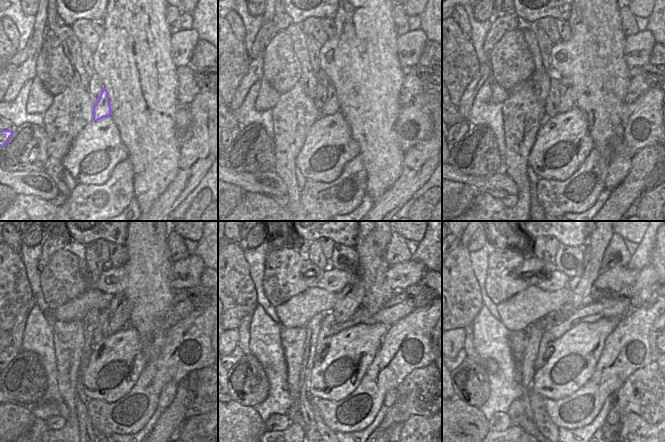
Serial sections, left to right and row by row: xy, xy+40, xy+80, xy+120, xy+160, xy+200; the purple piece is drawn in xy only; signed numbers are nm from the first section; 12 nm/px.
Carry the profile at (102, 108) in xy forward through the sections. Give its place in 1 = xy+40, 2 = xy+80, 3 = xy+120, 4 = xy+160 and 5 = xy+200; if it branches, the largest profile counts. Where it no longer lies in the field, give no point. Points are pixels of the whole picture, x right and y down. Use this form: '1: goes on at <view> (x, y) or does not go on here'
1: goes on at xy+40 (331, 105)
2: goes on at xy+80 (562, 89)
3: goes on at xy+120 (120, 307)
4: goes on at xy+160 (349, 299)
5: goes on at xy+200 (581, 288)

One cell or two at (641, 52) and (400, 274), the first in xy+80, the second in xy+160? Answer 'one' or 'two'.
one

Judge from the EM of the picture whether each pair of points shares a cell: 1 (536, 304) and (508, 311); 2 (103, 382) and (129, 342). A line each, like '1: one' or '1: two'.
1: one
2: one

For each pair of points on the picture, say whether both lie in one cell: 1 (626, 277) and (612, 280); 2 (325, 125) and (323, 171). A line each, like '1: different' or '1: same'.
1: same
2: same

